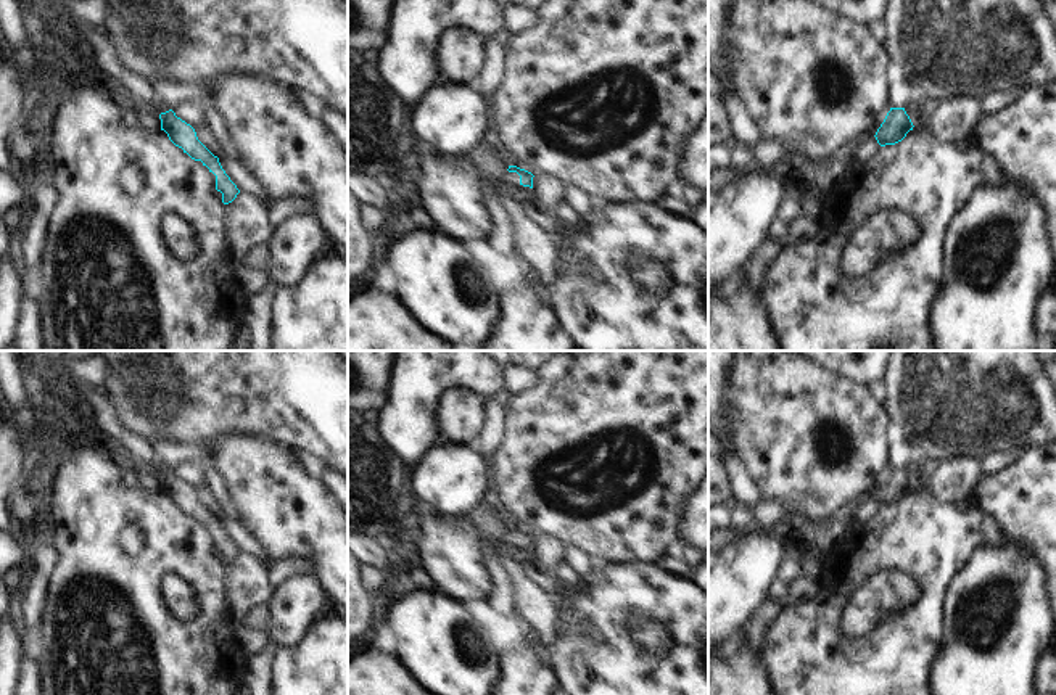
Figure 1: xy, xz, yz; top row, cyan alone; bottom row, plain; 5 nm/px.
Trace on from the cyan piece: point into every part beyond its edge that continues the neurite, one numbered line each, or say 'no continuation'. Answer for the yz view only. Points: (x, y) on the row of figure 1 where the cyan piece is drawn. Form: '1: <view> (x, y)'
1: yz (950, 49)

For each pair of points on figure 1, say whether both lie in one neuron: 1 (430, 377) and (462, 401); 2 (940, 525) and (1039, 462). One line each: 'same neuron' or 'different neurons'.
1: different neurons
2: different neurons

